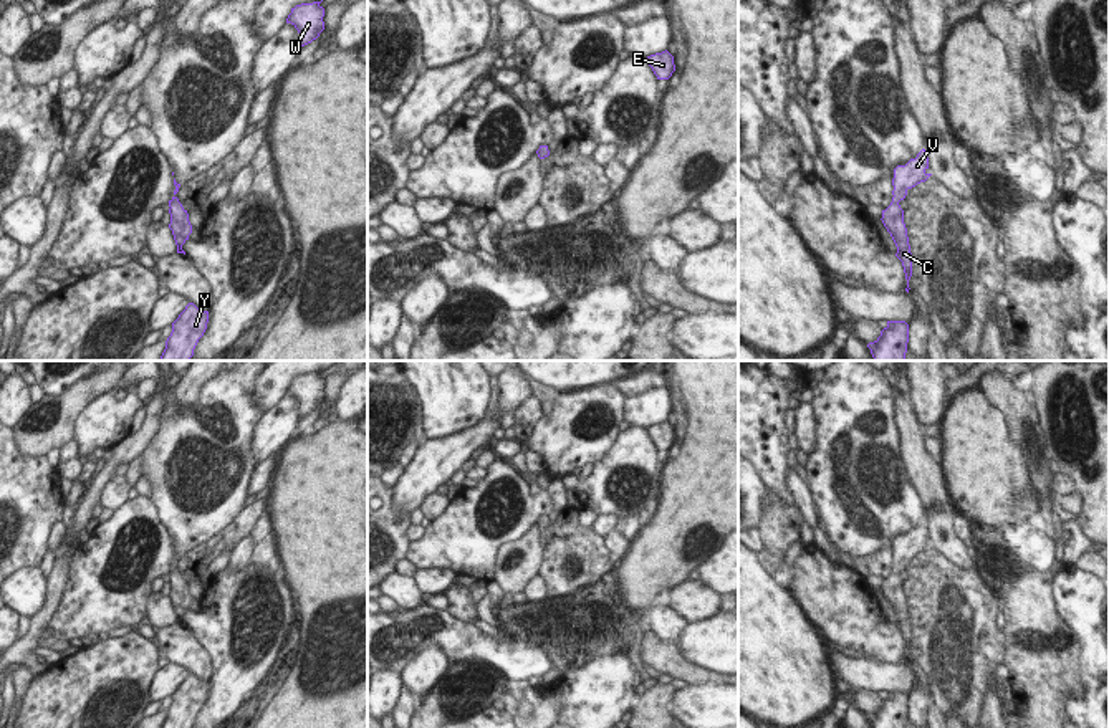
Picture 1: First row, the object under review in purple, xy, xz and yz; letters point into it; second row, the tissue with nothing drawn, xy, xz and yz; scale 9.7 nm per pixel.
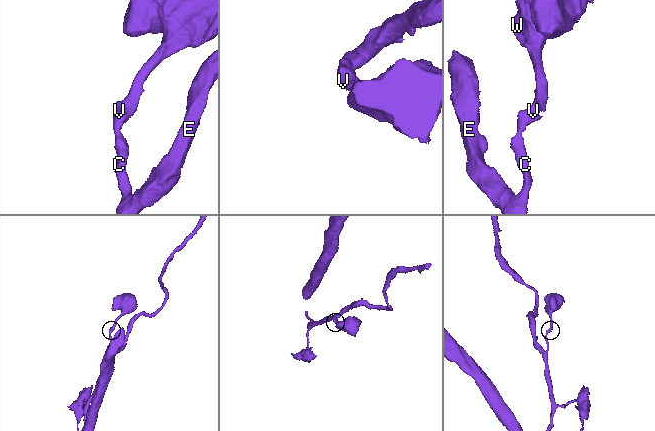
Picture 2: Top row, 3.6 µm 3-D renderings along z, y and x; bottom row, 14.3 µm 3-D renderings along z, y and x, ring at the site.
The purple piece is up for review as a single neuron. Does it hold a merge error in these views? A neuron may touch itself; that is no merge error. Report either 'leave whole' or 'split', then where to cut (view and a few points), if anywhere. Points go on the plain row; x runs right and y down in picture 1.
leave whole | no cut

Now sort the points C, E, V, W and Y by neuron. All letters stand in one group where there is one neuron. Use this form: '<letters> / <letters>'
C E V W Y

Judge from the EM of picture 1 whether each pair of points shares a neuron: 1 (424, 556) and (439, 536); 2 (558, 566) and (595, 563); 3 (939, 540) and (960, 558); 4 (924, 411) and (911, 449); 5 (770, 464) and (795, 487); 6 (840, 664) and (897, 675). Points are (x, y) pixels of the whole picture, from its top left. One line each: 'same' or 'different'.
1: same
2: same
3: same
4: different
5: different
6: same

